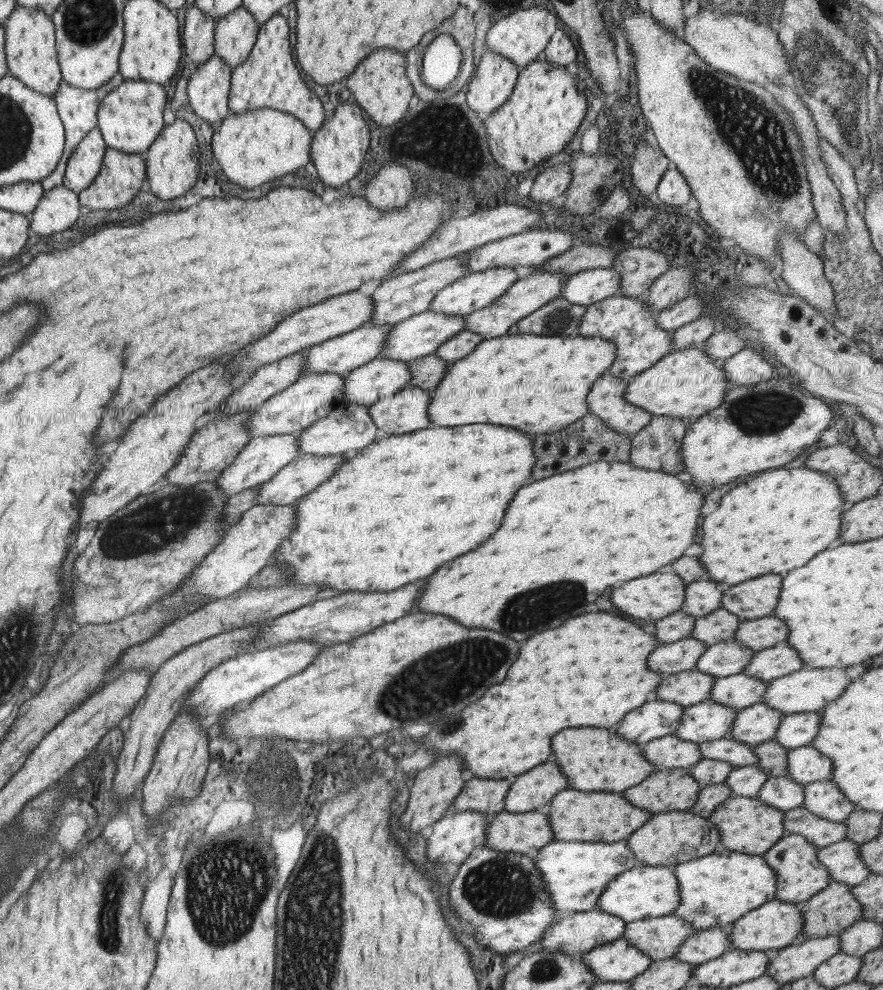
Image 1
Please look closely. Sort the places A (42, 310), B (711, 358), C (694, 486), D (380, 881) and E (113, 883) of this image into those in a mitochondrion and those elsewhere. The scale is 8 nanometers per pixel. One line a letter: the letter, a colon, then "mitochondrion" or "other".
A: other
B: other
C: other
D: other
E: mitochondrion

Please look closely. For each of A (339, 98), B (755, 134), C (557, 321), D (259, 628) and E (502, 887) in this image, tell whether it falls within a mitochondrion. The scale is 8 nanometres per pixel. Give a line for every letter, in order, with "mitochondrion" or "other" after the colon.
A: other
B: mitochondrion
C: mitochondrion
D: other
E: mitochondrion

